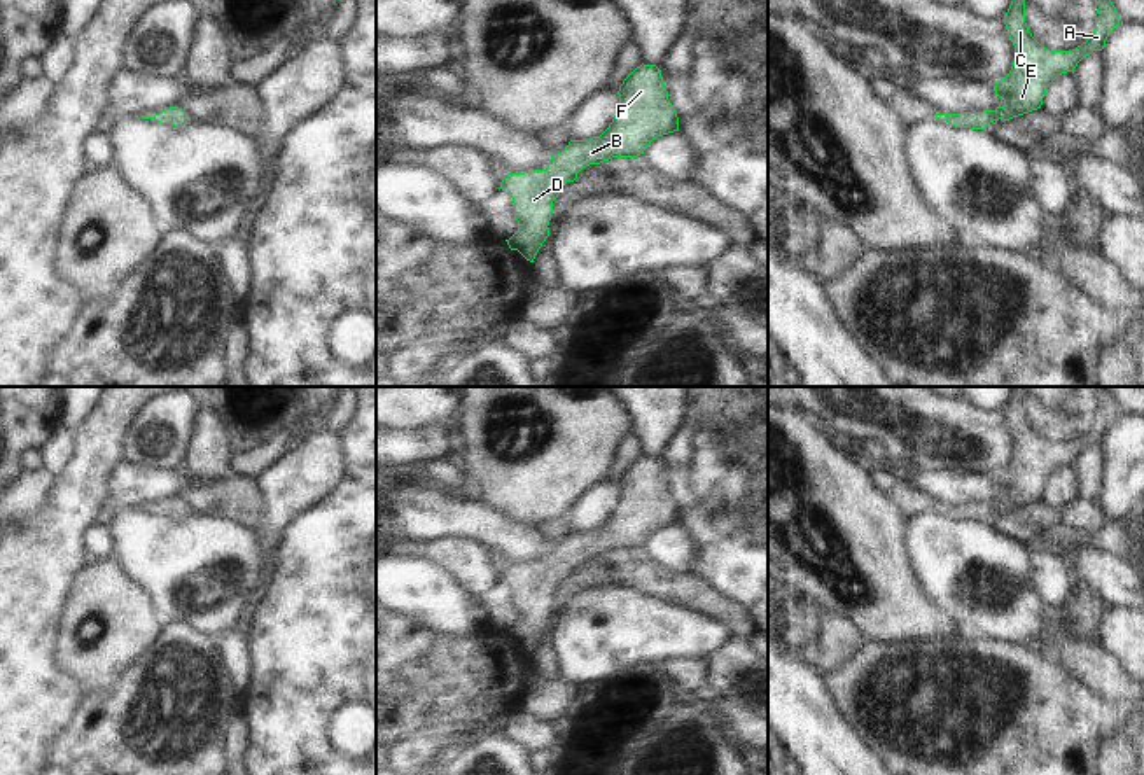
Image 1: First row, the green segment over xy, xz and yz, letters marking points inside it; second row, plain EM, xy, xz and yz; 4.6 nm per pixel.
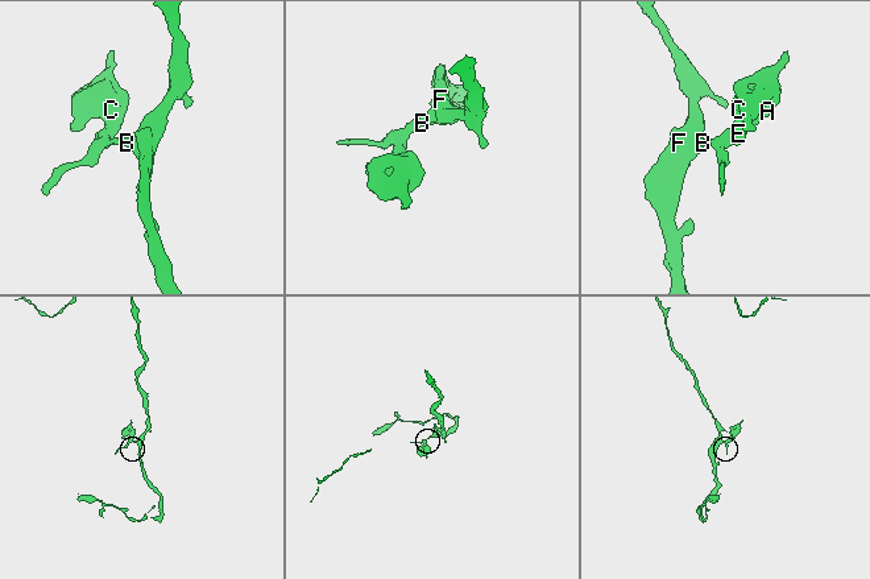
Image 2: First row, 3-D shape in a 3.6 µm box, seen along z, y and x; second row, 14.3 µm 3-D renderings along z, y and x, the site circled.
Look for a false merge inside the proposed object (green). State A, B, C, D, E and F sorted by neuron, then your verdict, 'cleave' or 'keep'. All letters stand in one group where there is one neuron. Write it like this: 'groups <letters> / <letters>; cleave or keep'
groups A B C D E F; keep

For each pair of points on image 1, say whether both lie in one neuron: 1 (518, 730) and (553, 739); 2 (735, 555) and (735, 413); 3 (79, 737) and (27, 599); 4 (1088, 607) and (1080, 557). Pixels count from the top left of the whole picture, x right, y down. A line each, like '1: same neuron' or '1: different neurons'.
1: same neuron
2: same neuron
3: different neurons
4: different neurons

